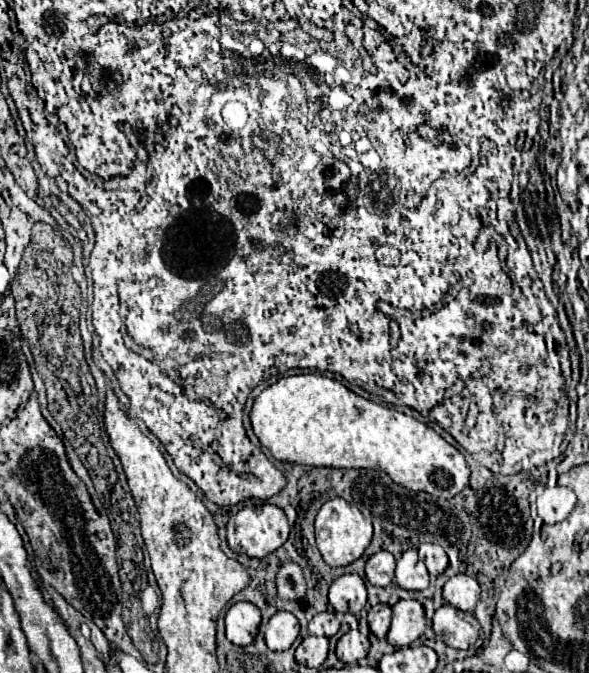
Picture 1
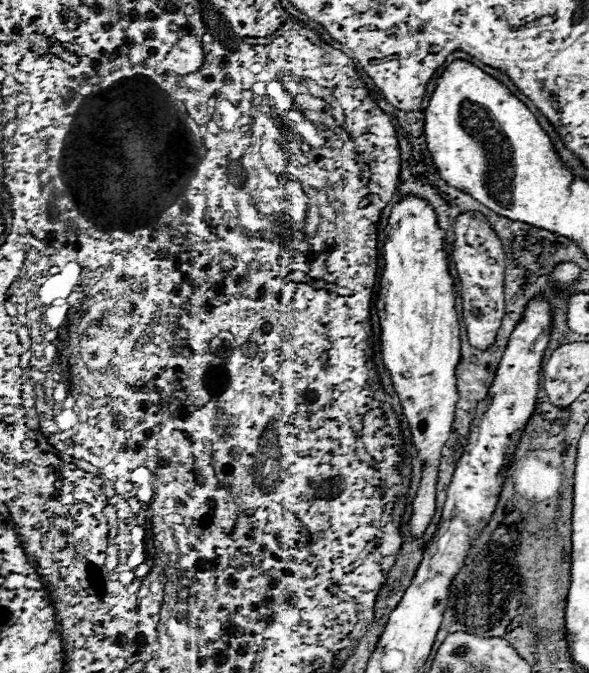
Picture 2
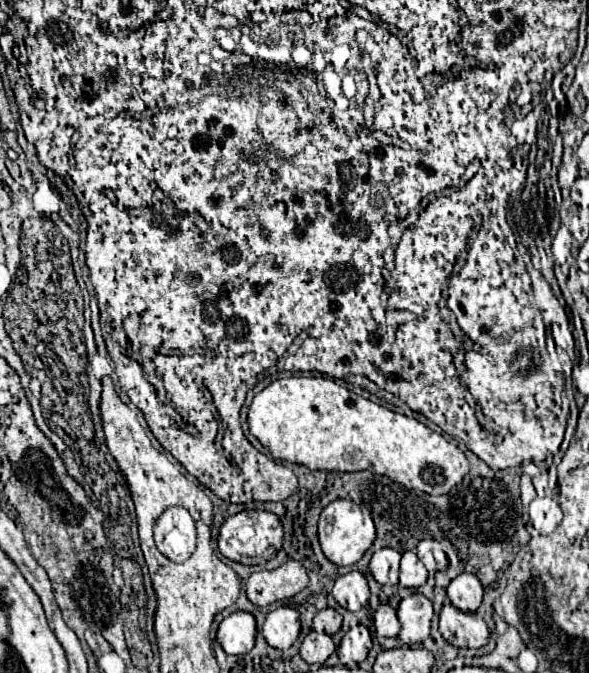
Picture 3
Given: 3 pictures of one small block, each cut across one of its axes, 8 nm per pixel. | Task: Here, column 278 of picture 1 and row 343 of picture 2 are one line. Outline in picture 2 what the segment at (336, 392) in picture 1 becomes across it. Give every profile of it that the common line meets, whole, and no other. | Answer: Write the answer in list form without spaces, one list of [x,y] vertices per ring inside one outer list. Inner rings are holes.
[[[404,196],[392,206],[384,234],[384,272],[376,302],[382,330],[380,350],[422,462],[420,488],[412,502],[408,522],[410,536],[420,538],[436,512],[438,464],[452,430],[458,402],[456,366],[460,360],[460,320],[456,314],[454,278],[448,266],[446,234],[438,224],[434,208],[424,198]]]

